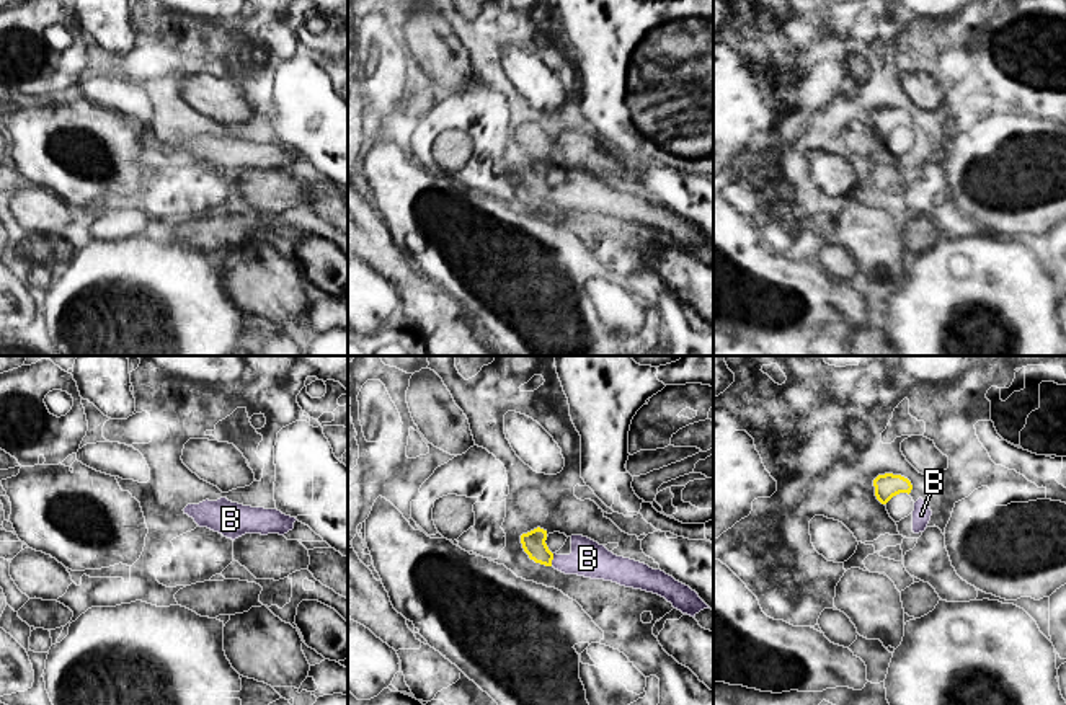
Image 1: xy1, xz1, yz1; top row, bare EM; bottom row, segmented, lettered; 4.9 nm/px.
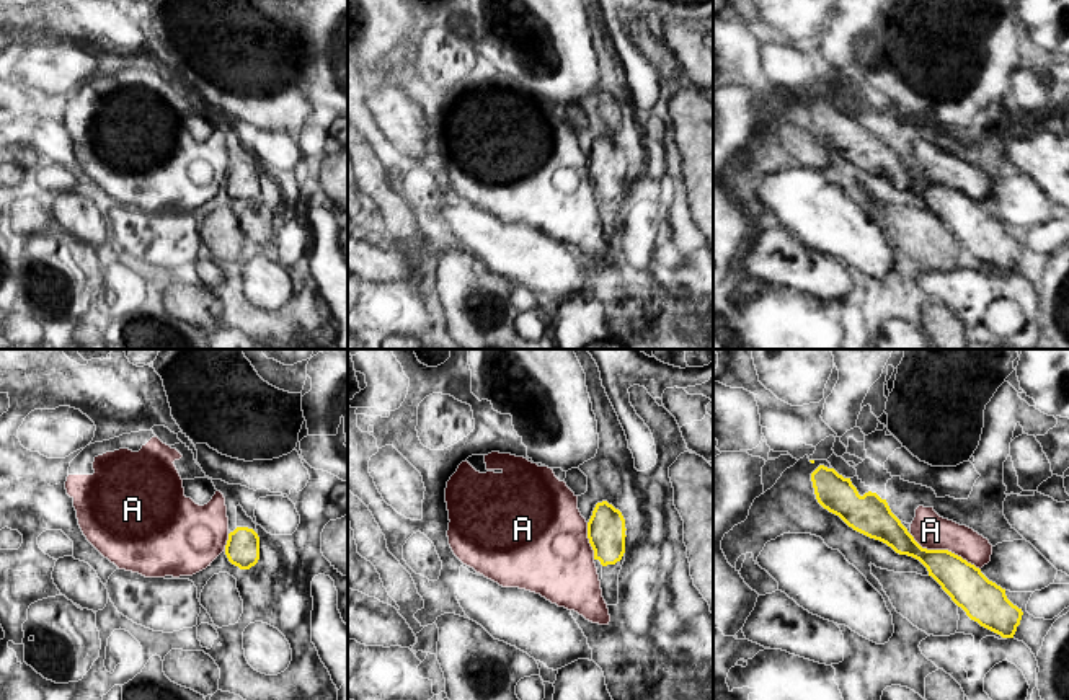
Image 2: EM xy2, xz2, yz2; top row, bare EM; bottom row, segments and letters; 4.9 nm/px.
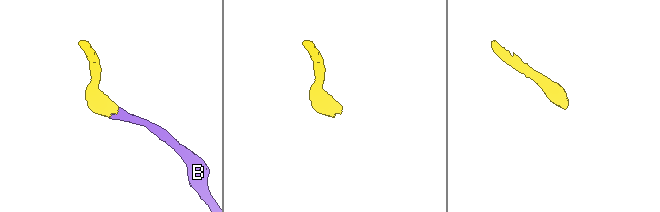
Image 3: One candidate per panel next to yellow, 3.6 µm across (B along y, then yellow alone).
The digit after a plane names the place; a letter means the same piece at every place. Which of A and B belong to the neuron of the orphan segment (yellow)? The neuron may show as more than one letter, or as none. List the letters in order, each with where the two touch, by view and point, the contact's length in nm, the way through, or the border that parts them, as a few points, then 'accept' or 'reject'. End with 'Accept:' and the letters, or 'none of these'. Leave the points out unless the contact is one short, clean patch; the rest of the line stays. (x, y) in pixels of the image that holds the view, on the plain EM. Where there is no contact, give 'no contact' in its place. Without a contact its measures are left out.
A: yz2 (945, 185) | 400 nm | reject
B: xz1 (552, 193) | 70 nm | across xz1 (532, 177), (552, 193), (588, 193) | accept
Accept: B

